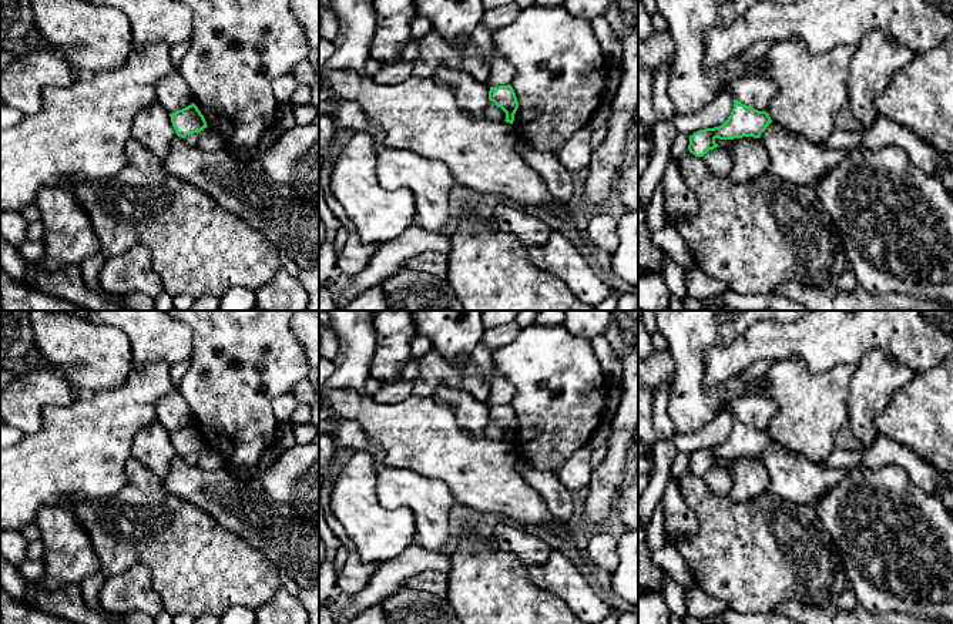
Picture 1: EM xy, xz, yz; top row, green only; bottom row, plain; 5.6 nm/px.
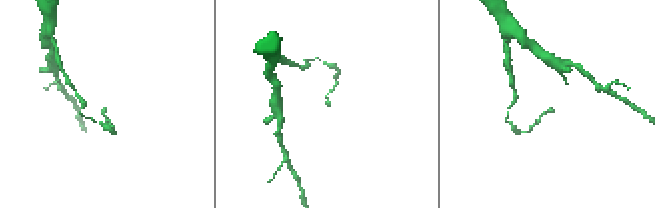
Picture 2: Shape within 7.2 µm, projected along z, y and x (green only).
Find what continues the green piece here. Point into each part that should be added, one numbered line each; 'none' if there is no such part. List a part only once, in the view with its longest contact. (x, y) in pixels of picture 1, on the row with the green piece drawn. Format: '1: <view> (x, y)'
none

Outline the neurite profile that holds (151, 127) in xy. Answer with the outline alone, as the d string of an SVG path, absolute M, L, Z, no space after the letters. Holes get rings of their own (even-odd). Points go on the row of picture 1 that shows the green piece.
M158 100L135 115L131 132L134 141L151 150L161 161L168 155L170 145L177 137L170 113Z

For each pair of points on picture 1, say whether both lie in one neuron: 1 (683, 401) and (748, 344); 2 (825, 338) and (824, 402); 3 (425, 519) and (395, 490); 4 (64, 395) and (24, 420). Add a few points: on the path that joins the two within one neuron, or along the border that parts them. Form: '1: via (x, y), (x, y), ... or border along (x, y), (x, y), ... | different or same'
1: border along (705, 348), (708, 386), (738, 376) | different
2: border along (794, 359), (802, 361), (814, 371), (855, 366) | different
3: via (422, 510), (403, 492) | same
4: via (53, 395), (46, 395), (32, 409) | same

